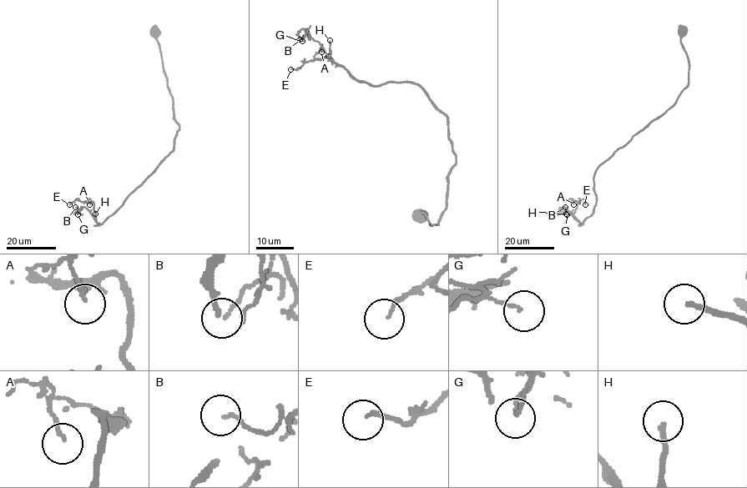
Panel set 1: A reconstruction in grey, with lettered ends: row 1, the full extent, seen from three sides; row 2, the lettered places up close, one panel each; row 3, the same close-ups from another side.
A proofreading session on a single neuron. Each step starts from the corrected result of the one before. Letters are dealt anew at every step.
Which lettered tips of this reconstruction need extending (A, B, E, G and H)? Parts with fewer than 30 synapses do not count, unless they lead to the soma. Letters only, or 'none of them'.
H

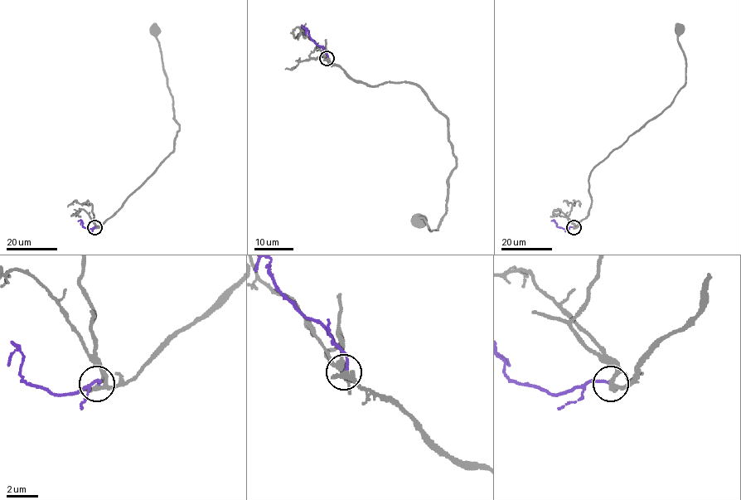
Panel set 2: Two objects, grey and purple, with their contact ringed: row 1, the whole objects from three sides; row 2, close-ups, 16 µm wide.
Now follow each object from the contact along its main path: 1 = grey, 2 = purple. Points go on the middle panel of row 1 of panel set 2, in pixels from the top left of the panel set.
1: (326, 58), (367, 84), (417, 84), (447, 118), (456, 167), (445, 214), (437, 229), (418, 220)
2: (326, 58), (326, 52), (302, 24)

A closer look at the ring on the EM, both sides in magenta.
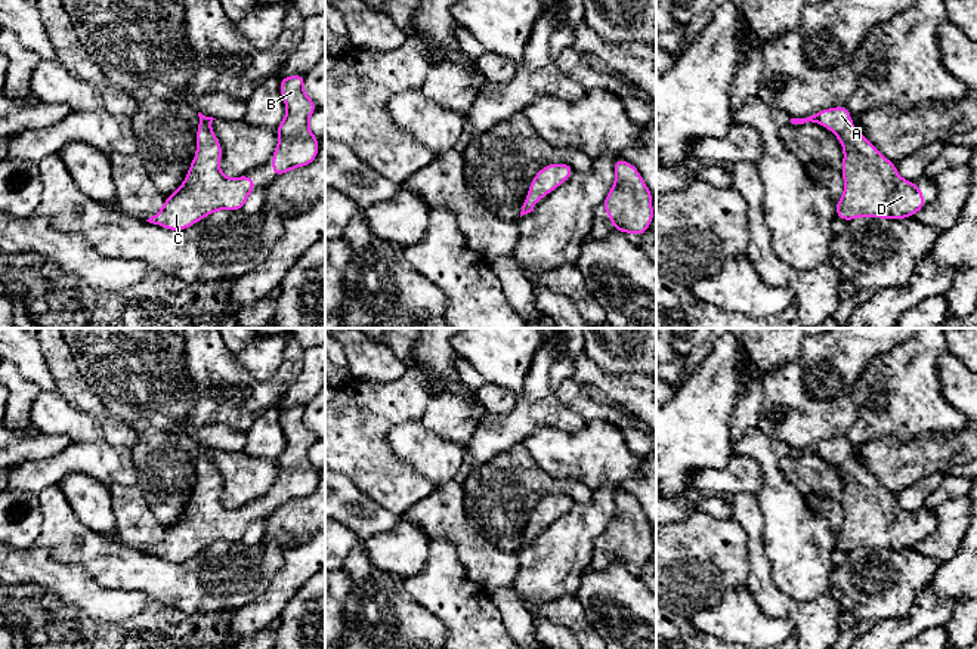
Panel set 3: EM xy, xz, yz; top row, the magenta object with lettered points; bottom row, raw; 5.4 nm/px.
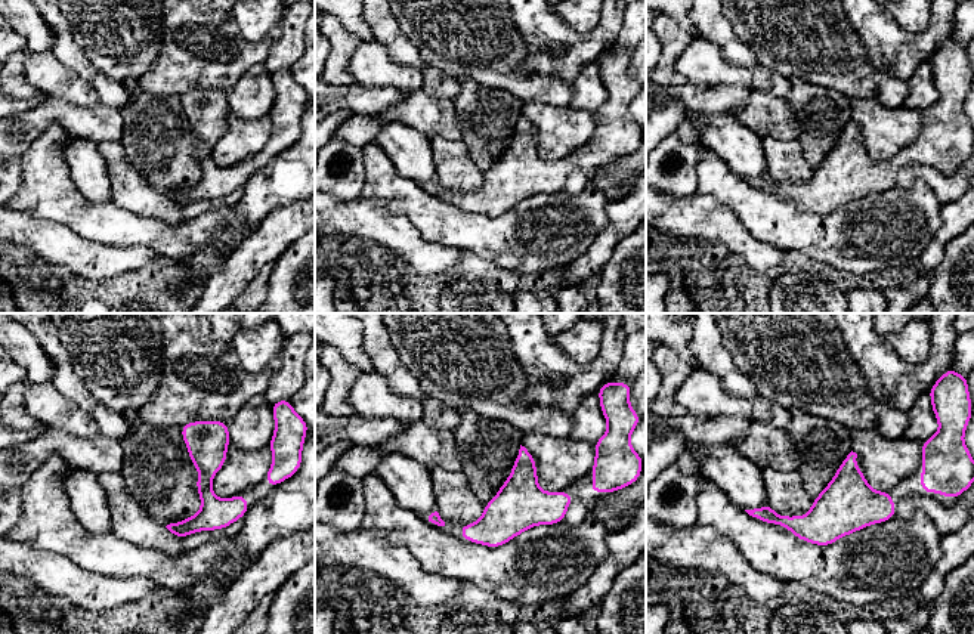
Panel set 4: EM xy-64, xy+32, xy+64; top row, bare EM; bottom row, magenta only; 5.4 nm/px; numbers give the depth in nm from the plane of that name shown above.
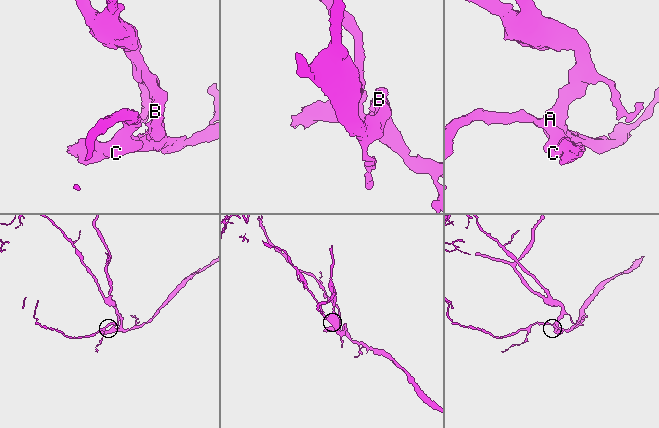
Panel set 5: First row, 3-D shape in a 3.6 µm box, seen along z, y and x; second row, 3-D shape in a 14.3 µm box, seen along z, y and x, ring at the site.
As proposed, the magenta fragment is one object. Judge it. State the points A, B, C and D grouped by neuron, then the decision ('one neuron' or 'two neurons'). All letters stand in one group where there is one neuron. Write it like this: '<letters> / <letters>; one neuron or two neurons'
A B C D; one neuron

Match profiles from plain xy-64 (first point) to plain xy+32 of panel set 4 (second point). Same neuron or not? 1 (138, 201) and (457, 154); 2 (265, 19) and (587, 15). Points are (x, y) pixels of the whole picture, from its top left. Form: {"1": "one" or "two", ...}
{"1": "one", "2": "one"}

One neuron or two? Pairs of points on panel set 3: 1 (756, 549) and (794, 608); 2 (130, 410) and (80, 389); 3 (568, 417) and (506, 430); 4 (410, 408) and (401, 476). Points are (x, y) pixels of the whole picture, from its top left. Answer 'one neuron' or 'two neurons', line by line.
1: one neuron
2: two neurons
3: one neuron
4: one neuron

